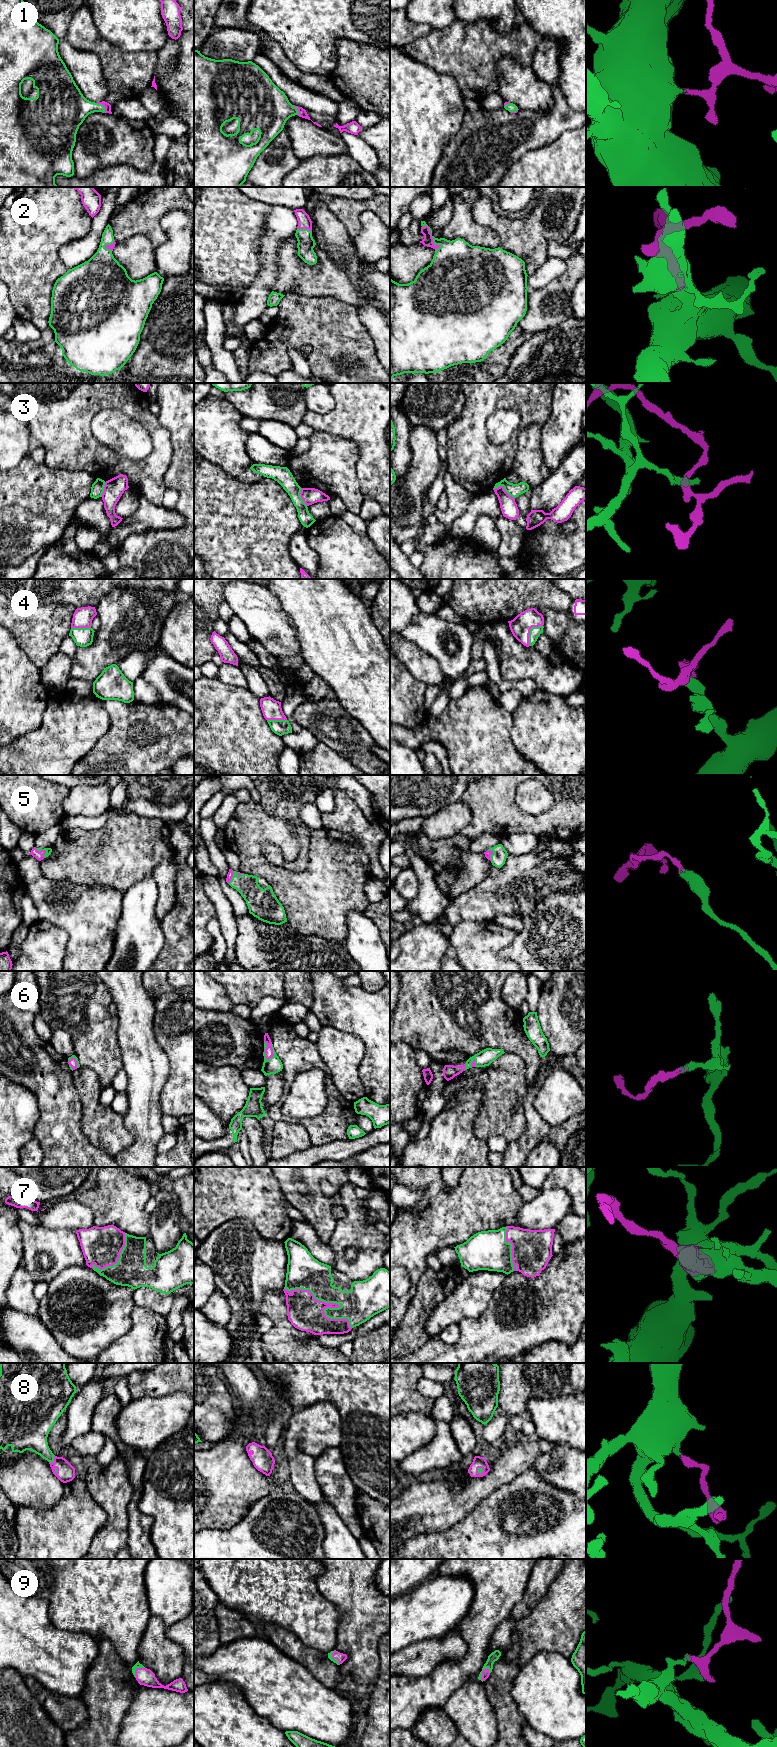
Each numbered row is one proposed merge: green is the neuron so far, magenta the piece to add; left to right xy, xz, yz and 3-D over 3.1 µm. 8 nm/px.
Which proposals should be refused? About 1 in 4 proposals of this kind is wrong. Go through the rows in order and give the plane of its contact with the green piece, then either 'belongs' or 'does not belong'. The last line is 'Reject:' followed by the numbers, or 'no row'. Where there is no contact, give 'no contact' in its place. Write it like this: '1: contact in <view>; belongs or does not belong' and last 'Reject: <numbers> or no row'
1: contact in xz; belongs
2: contact in yz; belongs
3: contact in yz; does not belong
4: contact in yz; belongs
5: contact in xy; belongs
6: contact in xz; belongs
7: contact in xz; belongs
8: contact in xy; belongs
9: contact in yz; belongs
Reject: 3

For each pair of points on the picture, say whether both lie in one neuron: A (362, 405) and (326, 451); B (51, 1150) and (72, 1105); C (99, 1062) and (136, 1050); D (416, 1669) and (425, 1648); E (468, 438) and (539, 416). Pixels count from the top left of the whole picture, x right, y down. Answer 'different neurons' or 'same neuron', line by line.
A: different neurons
B: same neuron
C: different neurons
D: same neuron
E: same neuron

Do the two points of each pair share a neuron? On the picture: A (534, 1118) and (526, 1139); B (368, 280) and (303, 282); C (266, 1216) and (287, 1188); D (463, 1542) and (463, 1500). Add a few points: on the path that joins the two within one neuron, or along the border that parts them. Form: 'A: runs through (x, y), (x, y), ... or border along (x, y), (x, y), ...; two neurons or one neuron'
A: runs through (534, 1123), (534, 1131), (531, 1134); one neuron
B: runs through (353, 288), (343, 288), (336, 282), (320, 282); one neuron
C: border along (274, 1177), (279, 1183), (281, 1192), (289, 1202); two neurons
D: border along (480, 1502), (461, 1520), (443, 1531); two neurons

